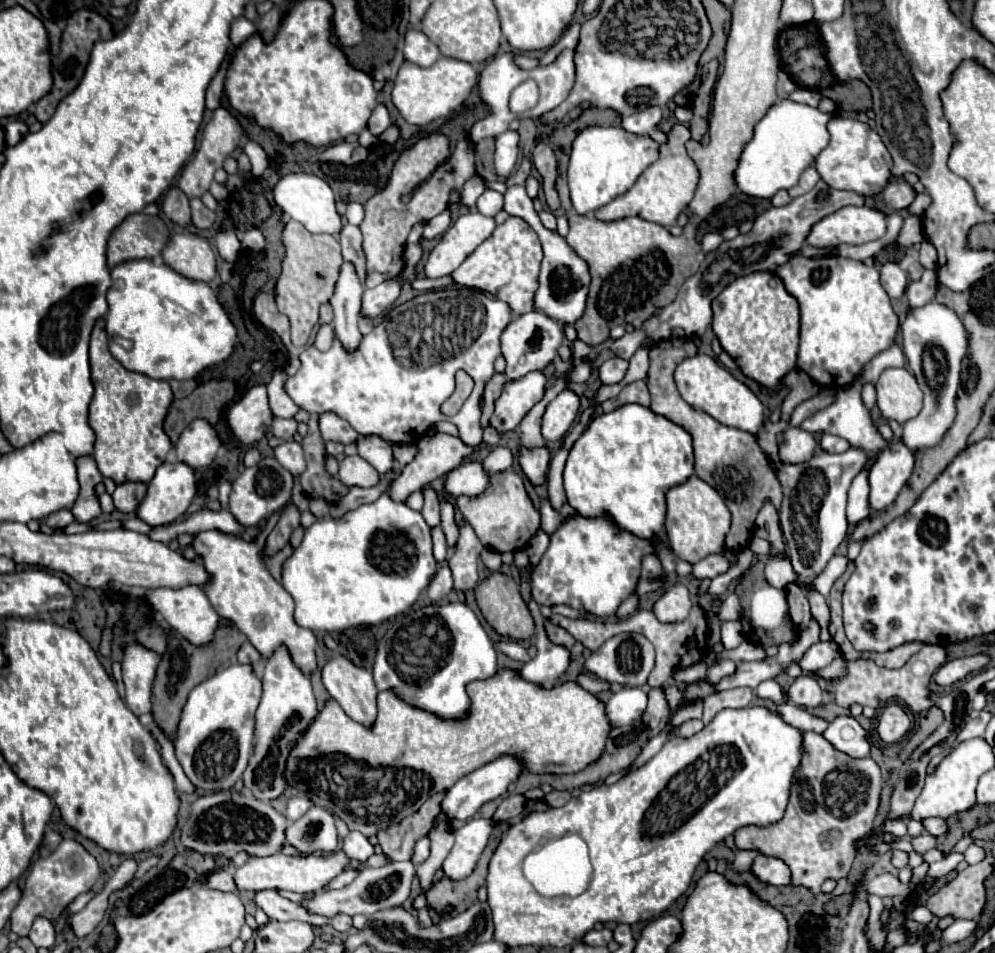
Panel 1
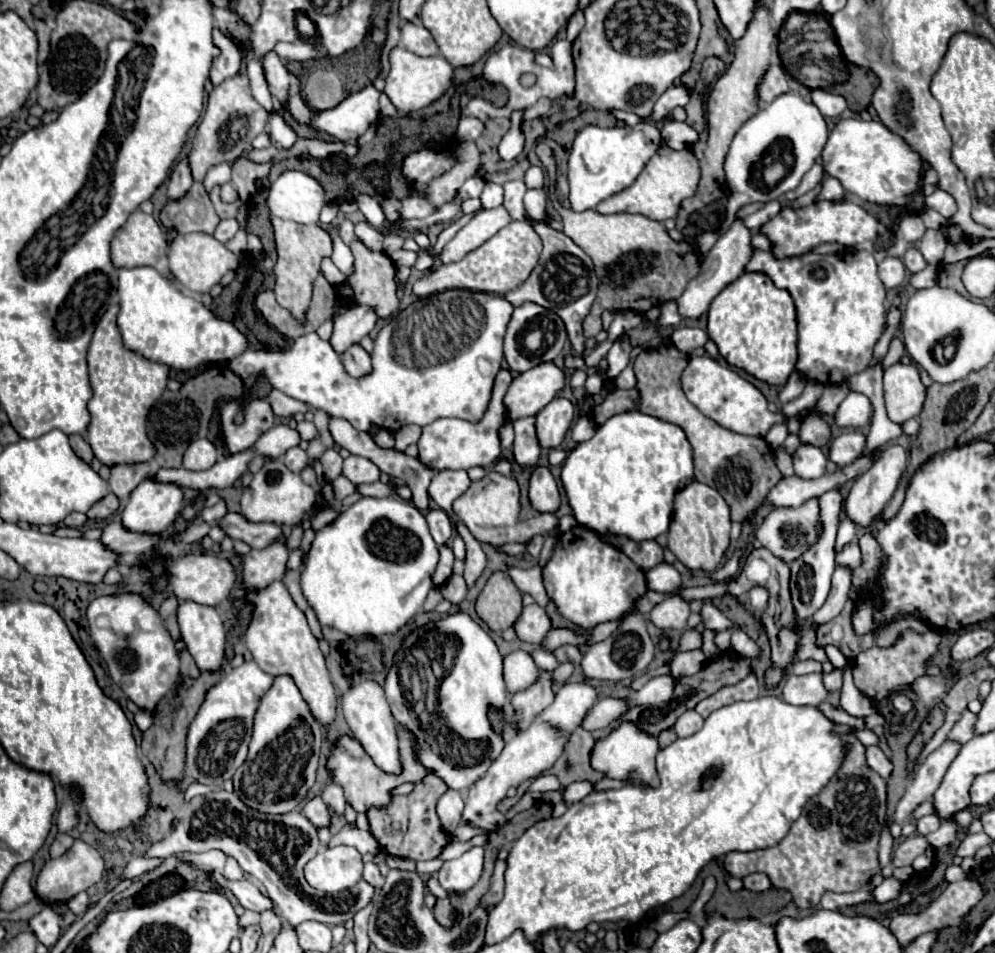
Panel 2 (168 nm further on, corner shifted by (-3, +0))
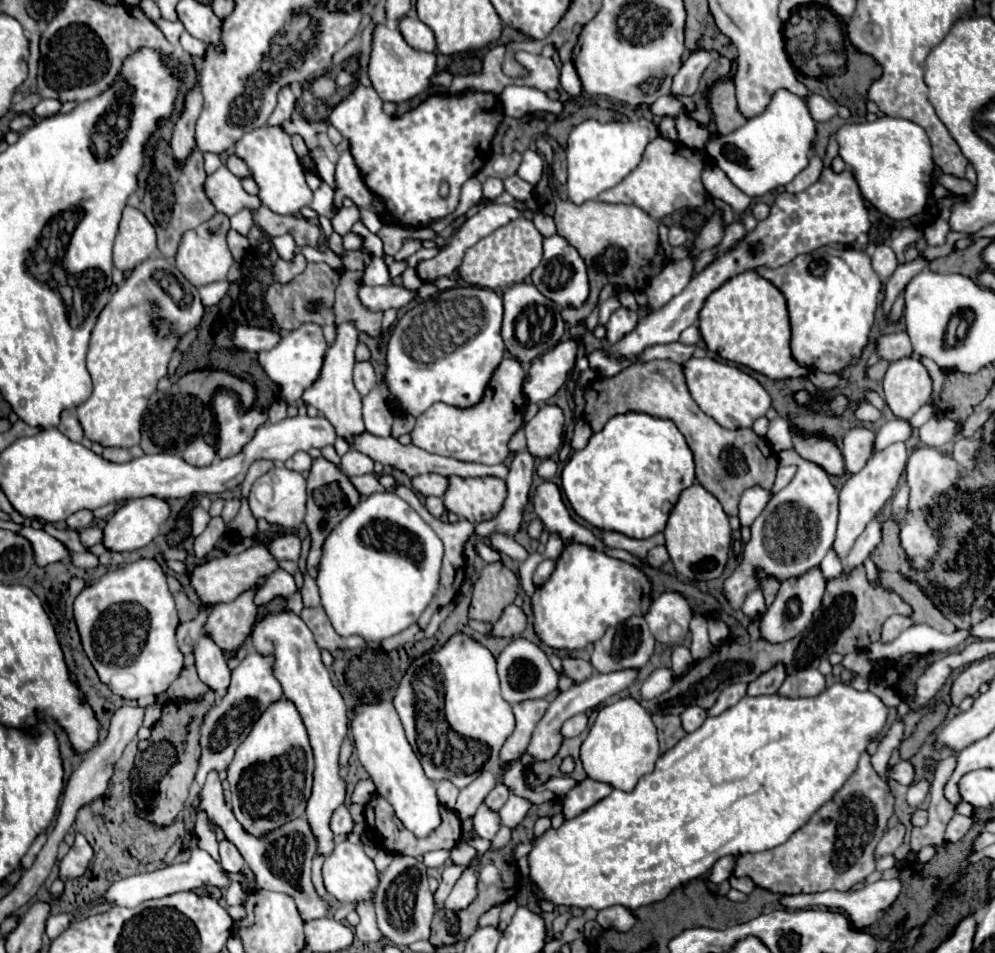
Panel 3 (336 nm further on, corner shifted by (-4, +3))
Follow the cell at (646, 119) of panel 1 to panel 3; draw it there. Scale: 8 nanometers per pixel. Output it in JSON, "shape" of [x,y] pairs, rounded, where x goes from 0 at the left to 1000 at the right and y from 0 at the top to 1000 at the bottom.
{"shape":[[[699,51],[691,58],[691,62],[687,64],[685,72],[679,77],[677,87],[675,87],[675,98],[681,100],[697,100],[697,95],[702,93],[702,85],[706,81],[706,77],[710,75],[710,70],[716,66],[716,58],[710,51]]]}

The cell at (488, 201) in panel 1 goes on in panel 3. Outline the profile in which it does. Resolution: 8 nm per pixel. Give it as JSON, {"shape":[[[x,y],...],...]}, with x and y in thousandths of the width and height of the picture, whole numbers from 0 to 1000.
{"shape":[[[490,186],[490,188],[486,190],[486,207],[498,209],[498,207],[503,207],[505,203],[507,203],[505,188],[501,188],[501,186]]]}

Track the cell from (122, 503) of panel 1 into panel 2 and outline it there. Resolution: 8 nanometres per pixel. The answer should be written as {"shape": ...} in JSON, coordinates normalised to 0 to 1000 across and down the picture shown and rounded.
{"shape":[[[148,485],[148,487],[120,487],[112,491],[112,502],[110,502],[110,514],[120,523],[120,525],[128,525],[130,518],[136,514],[136,510],[140,510],[142,504],[146,504],[150,499],[152,489],[156,489],[156,485]]]}

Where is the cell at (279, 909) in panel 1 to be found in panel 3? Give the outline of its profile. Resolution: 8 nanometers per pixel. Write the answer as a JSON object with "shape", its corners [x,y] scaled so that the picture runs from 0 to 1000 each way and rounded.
{"shape":[[[201,889],[193,891],[193,897],[189,901],[189,906],[183,908],[169,908],[165,912],[153,914],[153,916],[145,916],[145,918],[135,918],[135,920],[127,920],[121,924],[115,924],[107,935],[105,935],[105,945],[111,950],[123,950],[123,952],[137,952],[149,943],[161,943],[161,941],[169,941],[173,937],[181,937],[181,935],[193,935],[199,931],[227,931],[231,929],[231,922],[225,918],[225,914],[221,912],[221,908]]]}

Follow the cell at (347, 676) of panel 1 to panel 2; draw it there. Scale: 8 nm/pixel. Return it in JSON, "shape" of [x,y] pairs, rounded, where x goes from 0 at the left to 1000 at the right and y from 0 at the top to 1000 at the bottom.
{"shape":[[[369,714],[359,720],[353,720],[351,726],[345,728],[343,741],[345,741],[345,751],[347,751],[355,772],[363,779],[363,783],[375,795],[375,800],[387,810],[401,810],[399,758],[395,756],[395,749],[391,745],[389,735],[387,735],[385,722],[377,714]]]}

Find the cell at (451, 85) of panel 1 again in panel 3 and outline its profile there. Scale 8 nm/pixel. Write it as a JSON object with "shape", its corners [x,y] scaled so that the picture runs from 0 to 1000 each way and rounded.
{"shape":[[[378,26],[374,35],[374,54],[370,64],[370,81],[378,98],[384,106],[404,108],[424,98],[432,89],[432,79],[438,77],[438,60],[436,56],[426,56],[414,51],[400,30],[392,30],[390,26]]]}

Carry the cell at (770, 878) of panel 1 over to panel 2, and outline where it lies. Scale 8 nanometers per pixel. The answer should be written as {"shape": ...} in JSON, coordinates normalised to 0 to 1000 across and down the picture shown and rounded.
{"shape":[[[759,915],[759,917],[753,917],[747,921],[747,928],[751,934],[757,934],[757,936],[767,936],[767,934],[773,934],[775,932],[775,923],[771,917],[765,917],[765,915]]]}

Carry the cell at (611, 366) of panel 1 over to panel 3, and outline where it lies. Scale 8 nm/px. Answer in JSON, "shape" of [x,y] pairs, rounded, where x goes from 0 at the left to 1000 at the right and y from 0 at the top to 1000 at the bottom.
{"shape":[[[621,322],[609,339],[611,360],[619,360],[619,356],[625,356],[631,347],[635,347],[635,343],[639,343],[639,339],[641,339],[641,328],[639,326],[633,326],[629,322]]]}

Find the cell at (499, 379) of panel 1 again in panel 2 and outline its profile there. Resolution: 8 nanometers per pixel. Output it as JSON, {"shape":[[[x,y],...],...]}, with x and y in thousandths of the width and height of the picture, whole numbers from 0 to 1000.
{"shape":[[[504,388],[497,397],[495,416],[491,422],[491,428],[483,443],[465,443],[461,439],[441,439],[435,445],[425,449],[425,455],[421,460],[421,483],[433,491],[433,493],[471,493],[475,489],[493,489],[493,485],[499,485],[504,478],[502,468],[502,449],[508,445],[508,426],[506,426],[506,413],[512,407],[516,395],[512,388]]]}

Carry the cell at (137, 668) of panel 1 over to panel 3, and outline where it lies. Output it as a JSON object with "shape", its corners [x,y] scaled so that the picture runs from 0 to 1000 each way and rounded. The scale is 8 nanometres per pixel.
{"shape":[[[139,587],[105,601],[76,626],[74,650],[90,696],[115,729],[129,736],[155,731],[181,708],[185,687],[177,677],[179,645],[167,601],[157,587]]]}

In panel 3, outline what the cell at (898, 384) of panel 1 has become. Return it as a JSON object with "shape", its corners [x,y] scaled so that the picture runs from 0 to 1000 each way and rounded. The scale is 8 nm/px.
{"shape":[[[919,375],[894,381],[888,396],[888,414],[901,438],[915,440],[927,425],[937,421],[937,398],[933,387]]]}

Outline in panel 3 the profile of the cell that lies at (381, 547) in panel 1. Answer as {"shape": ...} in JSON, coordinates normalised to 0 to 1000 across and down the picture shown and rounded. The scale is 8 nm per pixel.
{"shape":[[[396,515],[364,524],[326,568],[318,605],[324,637],[338,664],[384,673],[416,656],[438,624],[444,582],[442,563]]]}

